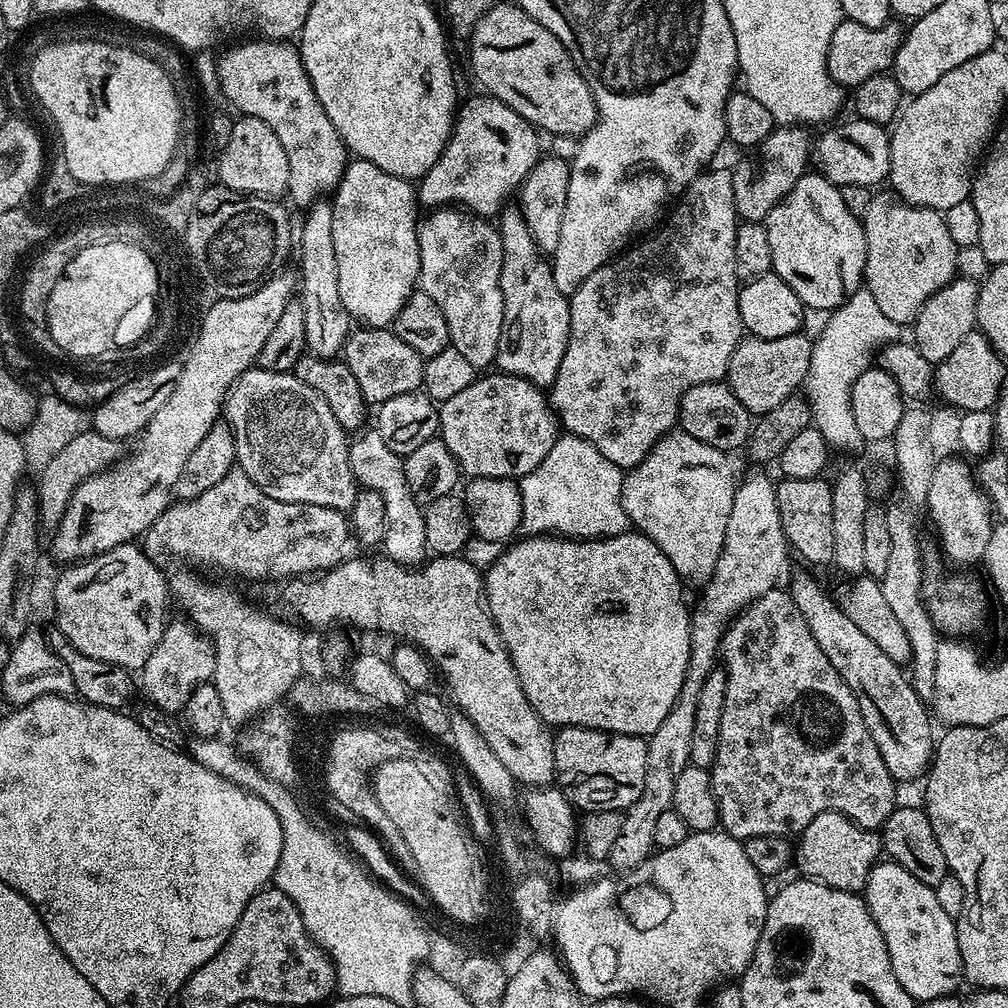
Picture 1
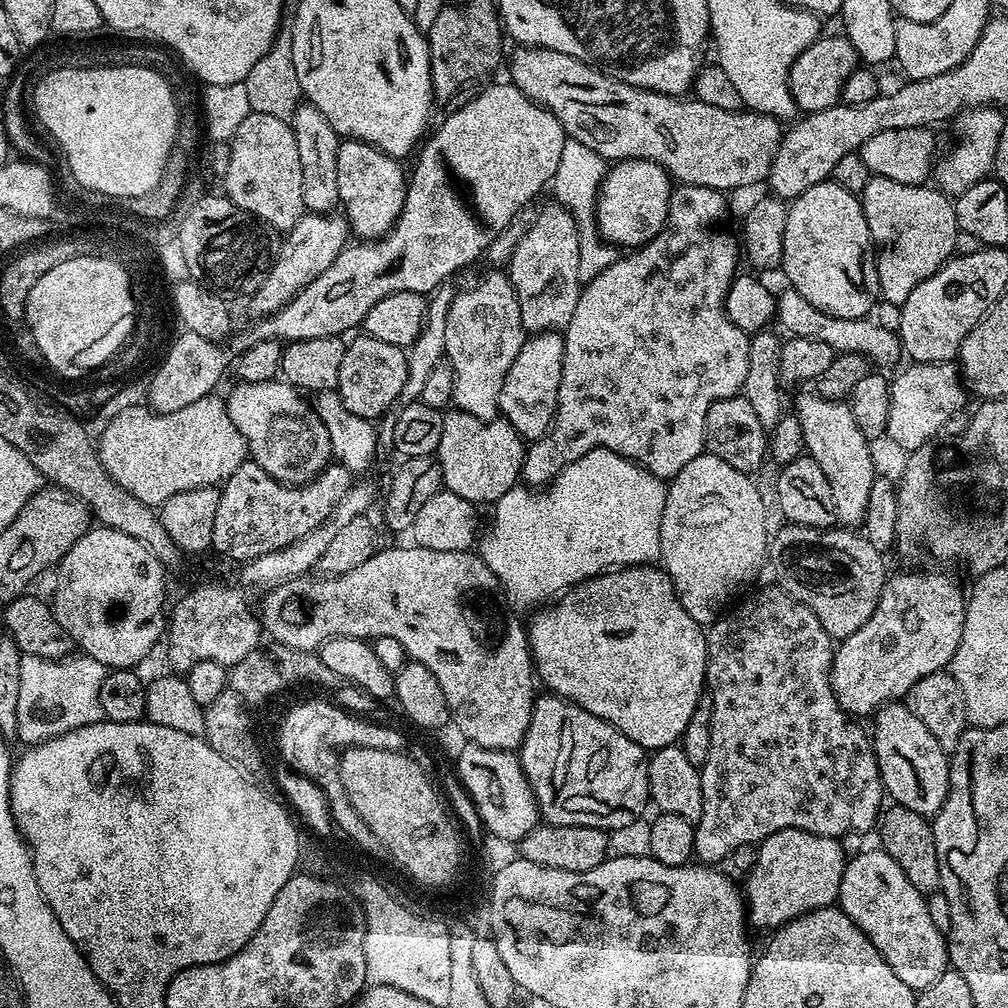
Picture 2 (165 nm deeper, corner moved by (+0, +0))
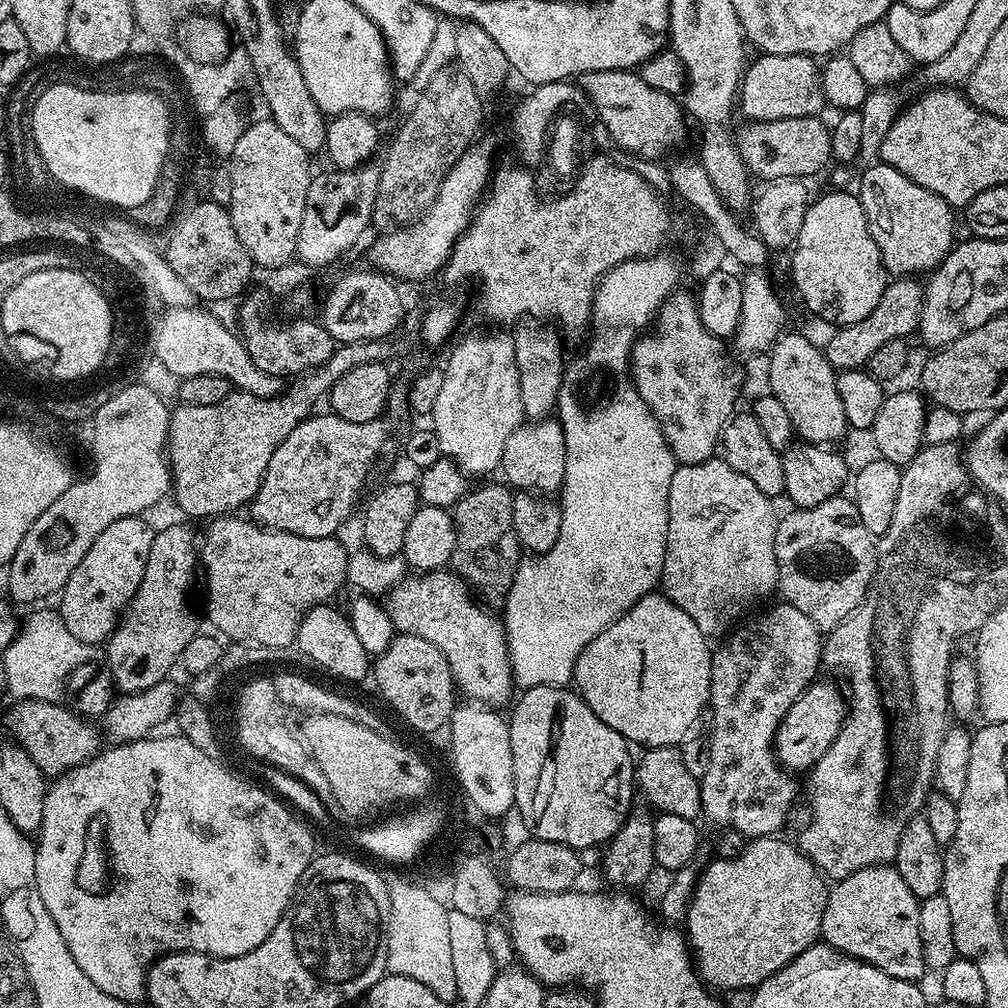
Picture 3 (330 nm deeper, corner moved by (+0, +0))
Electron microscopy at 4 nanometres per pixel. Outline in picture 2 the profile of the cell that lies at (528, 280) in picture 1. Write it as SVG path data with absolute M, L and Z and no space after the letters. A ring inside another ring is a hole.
M559 331L538 332L529 335L524 341L514 366L502 382L502 394L496 403L499 415L518 430L518 434L531 442L540 440L552 430L552 419L558 406L558 386L562 382L562 362L564 361L564 338Z

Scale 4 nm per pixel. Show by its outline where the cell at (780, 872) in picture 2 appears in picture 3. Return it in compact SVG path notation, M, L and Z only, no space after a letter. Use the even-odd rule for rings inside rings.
M771 835L753 839L738 858L713 859L713 864L706 865L704 872L702 868L699 873L692 901L688 904L686 939L696 971L709 989L721 993L732 992L735 988L755 990L766 978L782 970L782 966L798 958L802 950L821 939L820 927L830 891L829 881L795 843L787 844L776 839L780 838Z

